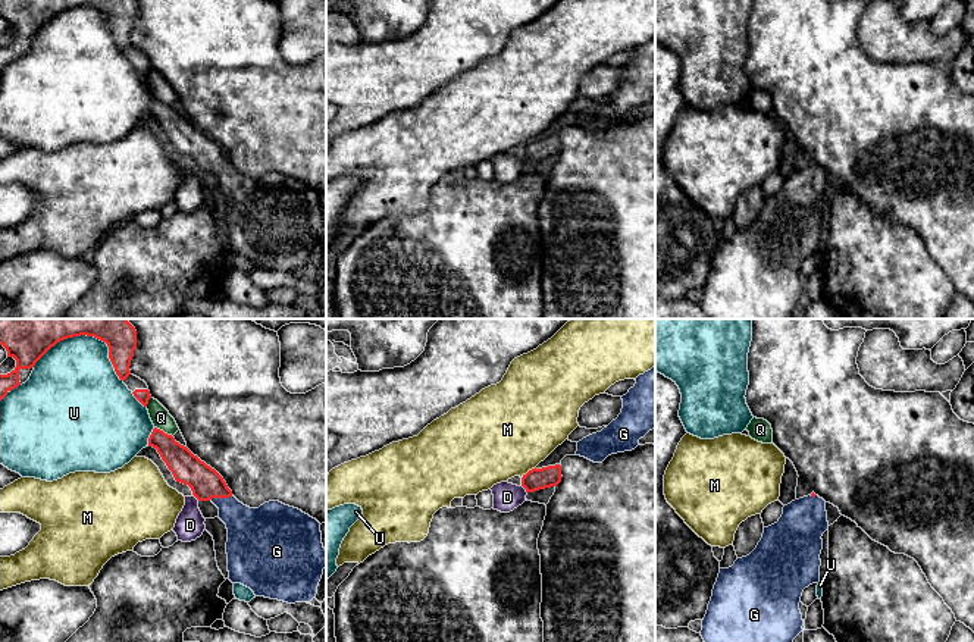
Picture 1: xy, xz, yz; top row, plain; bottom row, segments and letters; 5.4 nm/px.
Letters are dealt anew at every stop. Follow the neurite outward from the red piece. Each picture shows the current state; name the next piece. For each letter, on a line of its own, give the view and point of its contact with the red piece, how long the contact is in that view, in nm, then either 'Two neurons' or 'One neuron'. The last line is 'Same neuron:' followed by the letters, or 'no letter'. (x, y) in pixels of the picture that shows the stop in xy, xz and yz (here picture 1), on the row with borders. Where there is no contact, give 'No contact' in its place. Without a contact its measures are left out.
D: Touches red at xz (525, 488). Shared border 60 nm. Two neurons
G: Touches red at xy (221, 497). Shared border 140 nm. One neuron
M: Touches red at xz (528, 472). Shared border 100 nm. Two neurons
Q: Touches red at xy (162, 431). Shared border 120 nm. Two neurons
U: Touches red at xy (88, 335). Shared border 500 nm. Two neurons
Same neuron: G

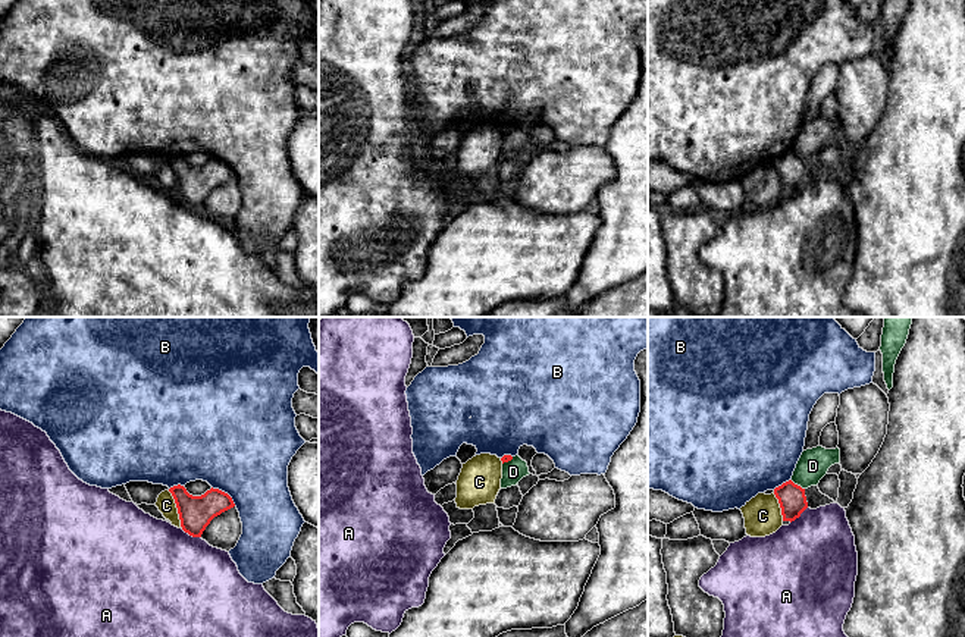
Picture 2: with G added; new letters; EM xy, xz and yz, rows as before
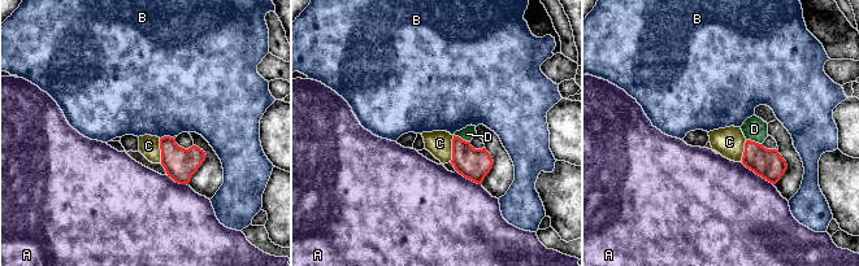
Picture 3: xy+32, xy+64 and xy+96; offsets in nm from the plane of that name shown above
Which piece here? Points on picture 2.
A: Touches red at xy (191, 534). Shared border 120 nm. Two neurons
B: Touches red at xy (223, 492). Shared border 170 nm. Two neurons
C: Touches red at xy (178, 510). Shared border 220 nm. Two neurons
D: Touches red at yz (796, 485). Shared border 90 nm. Two neurons
Same neuron: no letter

